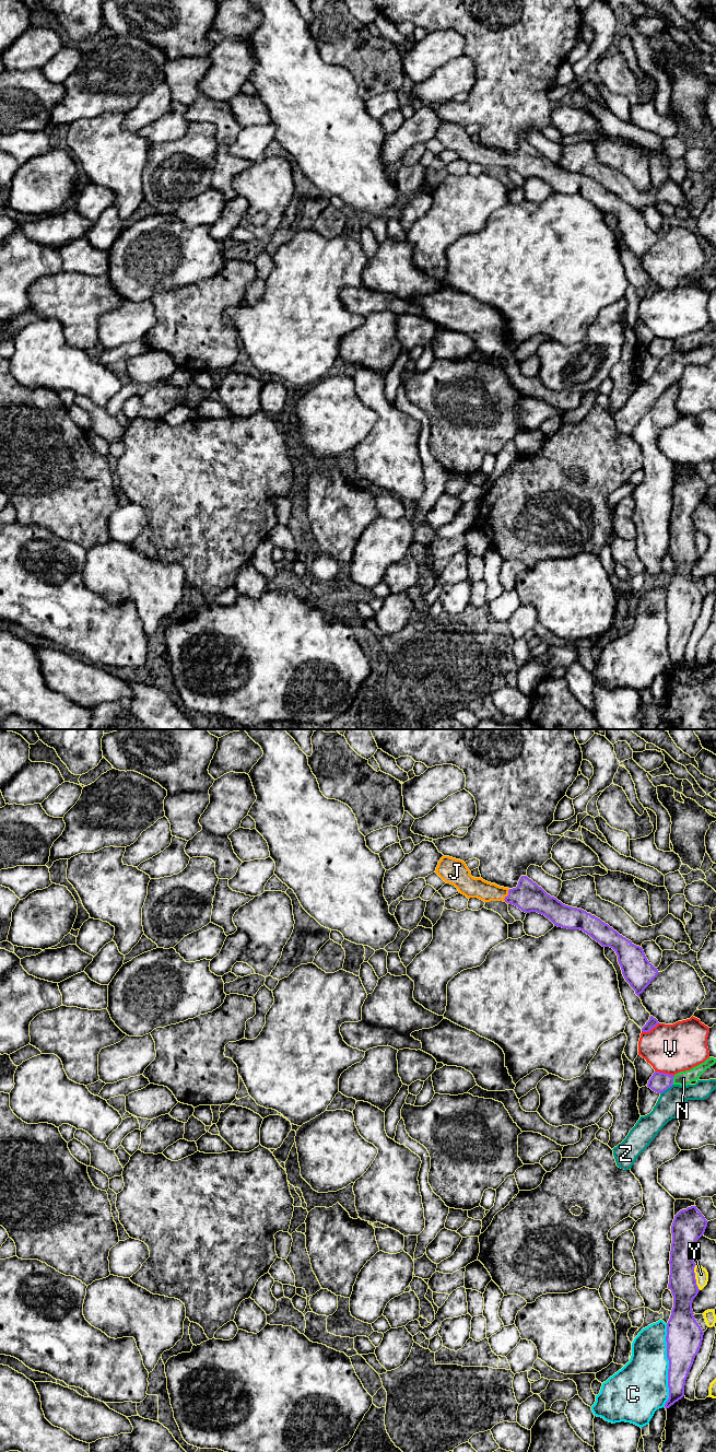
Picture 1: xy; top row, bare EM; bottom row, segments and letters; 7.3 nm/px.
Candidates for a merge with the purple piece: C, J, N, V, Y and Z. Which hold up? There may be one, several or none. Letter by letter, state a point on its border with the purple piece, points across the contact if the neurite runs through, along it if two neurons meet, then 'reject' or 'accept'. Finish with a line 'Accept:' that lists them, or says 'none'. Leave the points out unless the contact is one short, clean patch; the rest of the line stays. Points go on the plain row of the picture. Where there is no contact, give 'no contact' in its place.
C: contact xy (669, 631); reject
J: contact xy (507, 161); way xy (528, 162), (507, 161), (478, 153); accept
N: contact xy (672, 346); border xy (675, 341), (671, 349); reject
V: contact xy (664, 338); reject
Y: contact xy (694, 542); reject
Z: contact xy (666, 354); reject
Accept: J

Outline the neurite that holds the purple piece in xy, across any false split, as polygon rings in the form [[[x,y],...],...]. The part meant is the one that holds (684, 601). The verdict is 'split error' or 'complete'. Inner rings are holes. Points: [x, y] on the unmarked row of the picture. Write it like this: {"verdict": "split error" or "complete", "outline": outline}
{"verdict": "complete", "outline": [[[696,471],[688,472],[680,476],[673,484],[671,491],[672,508],[670,516],[670,540],[668,554],[673,561],[673,573],[670,584],[667,588],[667,623],[669,625],[668,634],[668,653],[669,664],[665,674],[669,674],[676,667],[684,661],[684,651],[689,636],[693,630],[694,623],[700,617],[704,597],[694,584],[692,567],[697,561],[700,554],[696,550],[694,532],[695,528],[692,523],[692,515],[696,506],[704,500],[707,492],[707,485]]]}

